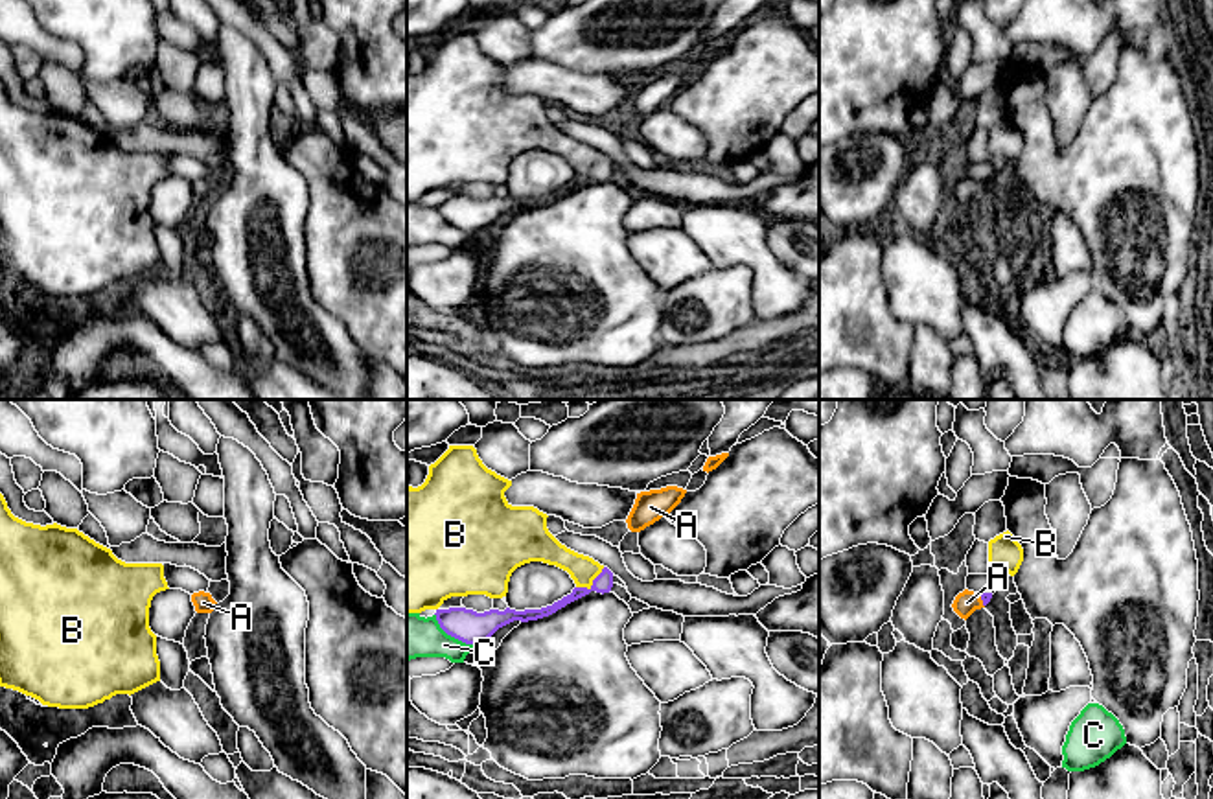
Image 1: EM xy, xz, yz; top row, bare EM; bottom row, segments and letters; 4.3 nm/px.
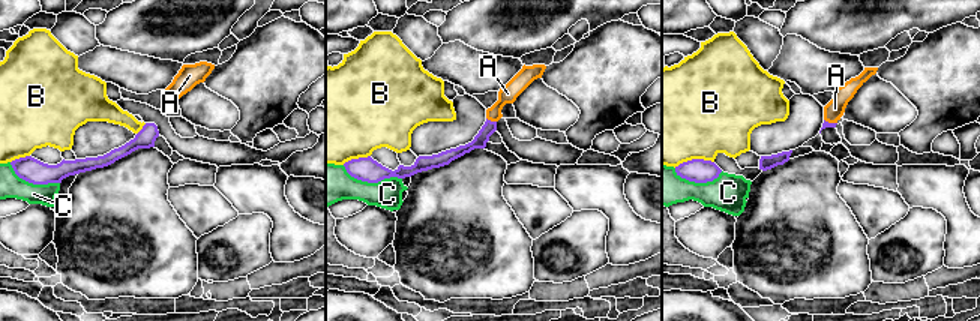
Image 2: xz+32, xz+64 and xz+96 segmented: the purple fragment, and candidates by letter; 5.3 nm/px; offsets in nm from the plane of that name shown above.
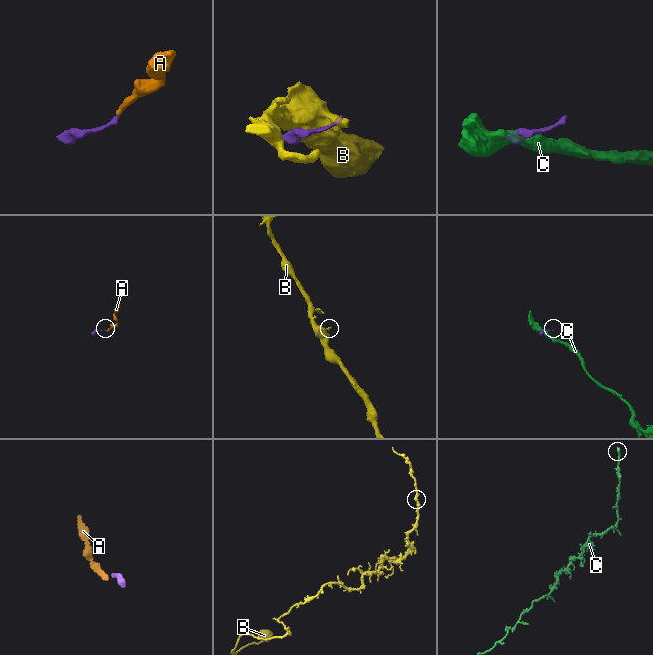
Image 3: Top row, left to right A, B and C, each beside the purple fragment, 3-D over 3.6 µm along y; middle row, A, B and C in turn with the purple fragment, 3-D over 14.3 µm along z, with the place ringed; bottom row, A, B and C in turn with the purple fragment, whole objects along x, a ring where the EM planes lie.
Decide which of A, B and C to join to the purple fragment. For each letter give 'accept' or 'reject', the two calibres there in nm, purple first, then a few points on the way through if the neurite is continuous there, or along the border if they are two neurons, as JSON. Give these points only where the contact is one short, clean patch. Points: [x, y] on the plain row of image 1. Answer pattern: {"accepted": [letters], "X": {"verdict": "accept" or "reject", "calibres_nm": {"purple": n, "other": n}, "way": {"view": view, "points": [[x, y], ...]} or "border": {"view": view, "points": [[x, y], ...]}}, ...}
{"accepted": ["A"], "A": {"verdict": "accept", "calibres_nm": {"purple": 50, "other": 100}, "way": {"view": "yz", "points": [[985, 185], [981, 186], [967, 190]]}}, "B": {"verdict": "reject", "calibres_nm": {"purple": 80, "other": 120}}, "C": {"verdict": "reject", "calibres_nm": {"purple": 140, "other": 200}}}

